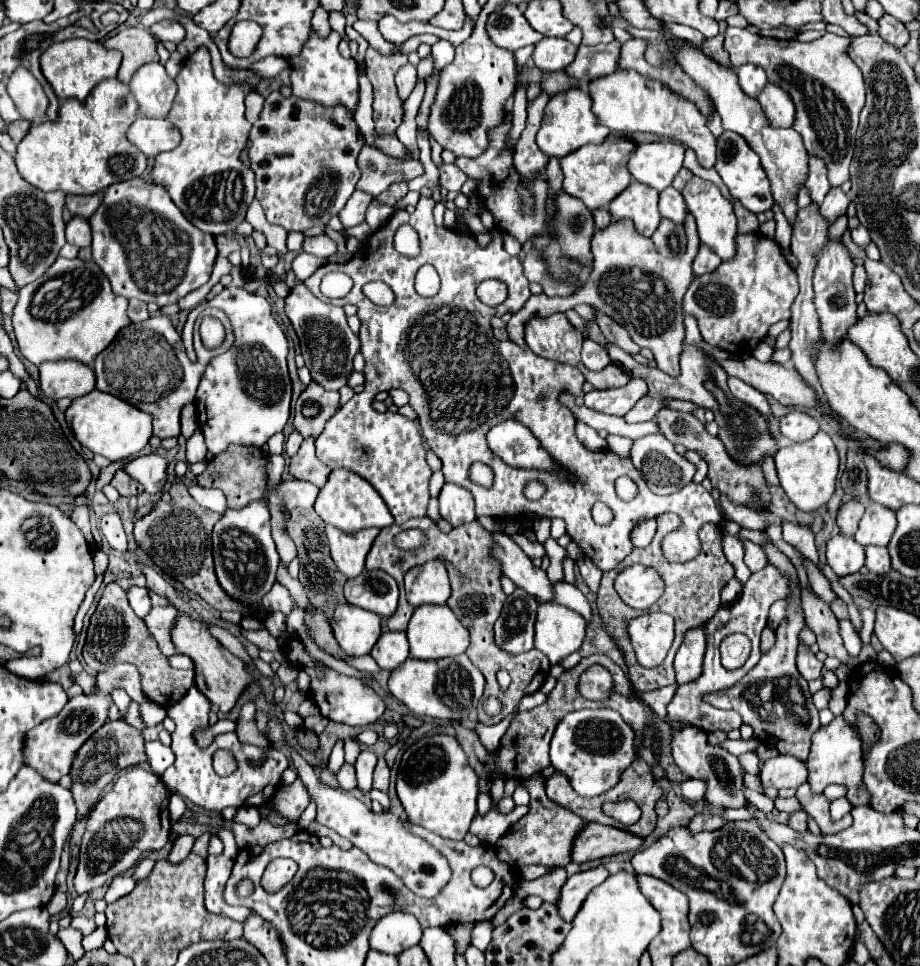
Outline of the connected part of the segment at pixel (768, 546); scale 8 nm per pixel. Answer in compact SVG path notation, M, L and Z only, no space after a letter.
M765 542L761 548L767 554L769 564L777 564L777 568L781 568L781 572L785 572L785 576L793 580L793 588L797 588L797 596L785 598L789 604L789 612L775 630L773 648L763 652L757 666L753 666L753 670L745 674L741 682L737 682L733 688L709 694L707 702L717 708L729 708L729 710L739 712L743 722L753 726L755 730L753 736L757 740L773 742L781 754L791 754L805 762L809 754L809 746L811 746L811 736L821 728L821 722L819 722L819 710L813 704L809 686L795 666L795 654L797 654L797 644L799 644L797 636L805 628L805 614L801 608L801 586L799 586L795 566L773 542Z

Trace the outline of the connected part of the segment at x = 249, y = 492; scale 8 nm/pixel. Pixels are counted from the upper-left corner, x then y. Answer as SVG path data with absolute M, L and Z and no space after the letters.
M231 444L225 452L213 456L209 460L205 472L197 476L197 482L205 488L223 490L229 508L243 508L249 502L259 500L263 496L263 492L265 492L265 464L267 464L267 458L263 456L263 452L261 452L261 460L259 460L259 448Z

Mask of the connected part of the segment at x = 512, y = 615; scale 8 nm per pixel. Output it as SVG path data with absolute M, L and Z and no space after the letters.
M523 588L505 600L501 618L495 622L495 640L511 654L527 652L533 648L533 624L537 616L537 600Z

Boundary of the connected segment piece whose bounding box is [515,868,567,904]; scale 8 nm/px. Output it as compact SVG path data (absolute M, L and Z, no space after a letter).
M553 868L547 874L539 876L537 880L531 880L531 882L521 878L517 882L515 896L523 896L525 898L525 896L535 894L535 896L541 896L545 902L553 902L555 904L557 898L559 898L559 890L561 890L565 880L567 880L565 868Z

